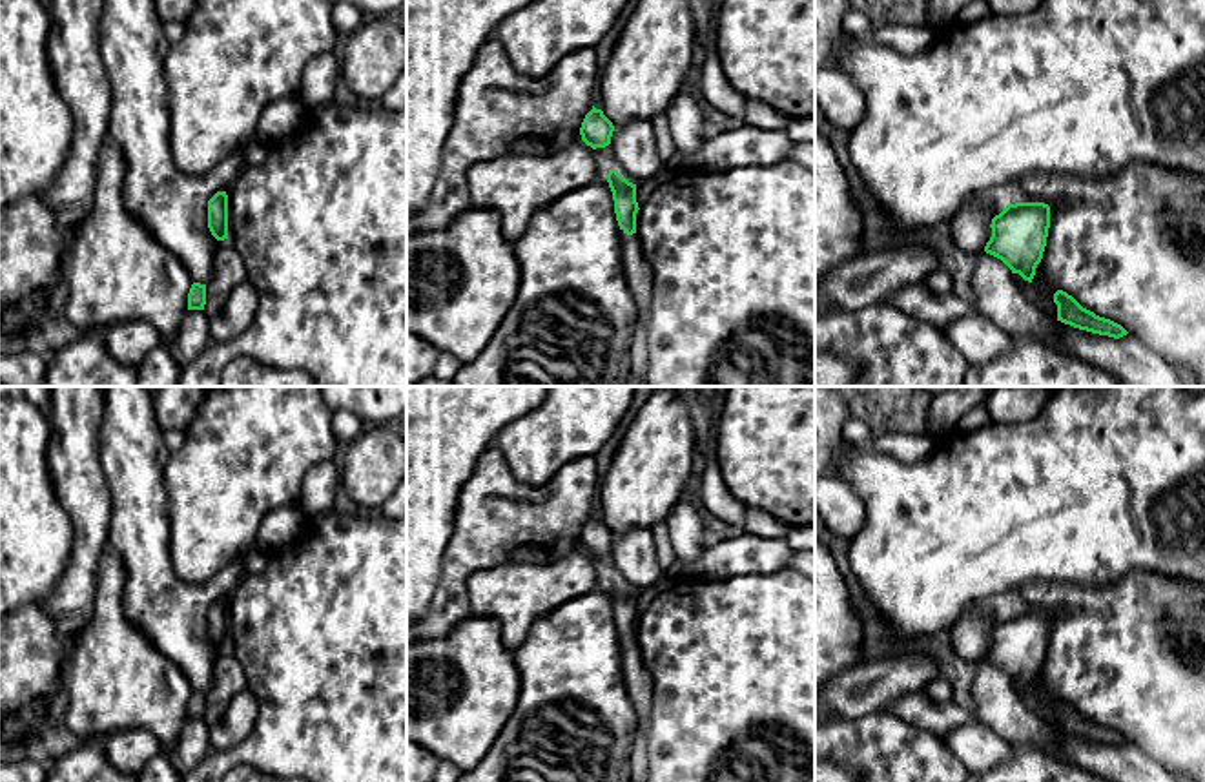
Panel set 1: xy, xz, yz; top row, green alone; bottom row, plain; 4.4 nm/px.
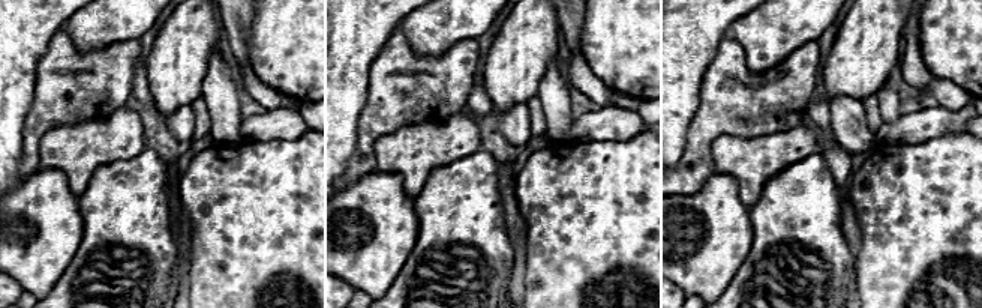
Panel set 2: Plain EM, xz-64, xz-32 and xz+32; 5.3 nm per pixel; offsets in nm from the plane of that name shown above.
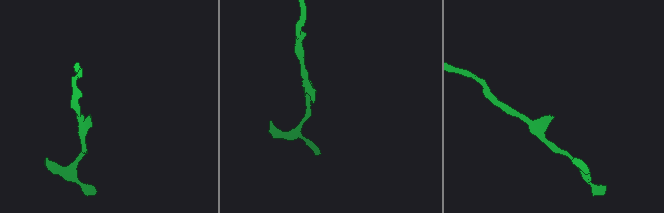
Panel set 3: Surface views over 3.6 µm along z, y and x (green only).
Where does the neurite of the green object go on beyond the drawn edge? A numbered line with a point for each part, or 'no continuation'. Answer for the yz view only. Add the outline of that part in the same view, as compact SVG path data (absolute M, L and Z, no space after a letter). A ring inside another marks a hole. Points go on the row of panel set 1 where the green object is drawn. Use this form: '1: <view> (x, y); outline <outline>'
no continuation

